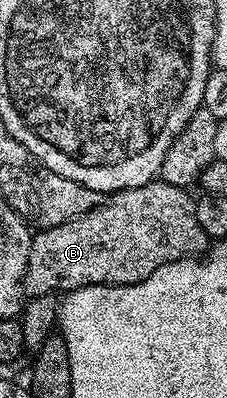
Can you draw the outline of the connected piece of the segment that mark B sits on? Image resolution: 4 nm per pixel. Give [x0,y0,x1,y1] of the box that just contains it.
[24,179,209,297]

